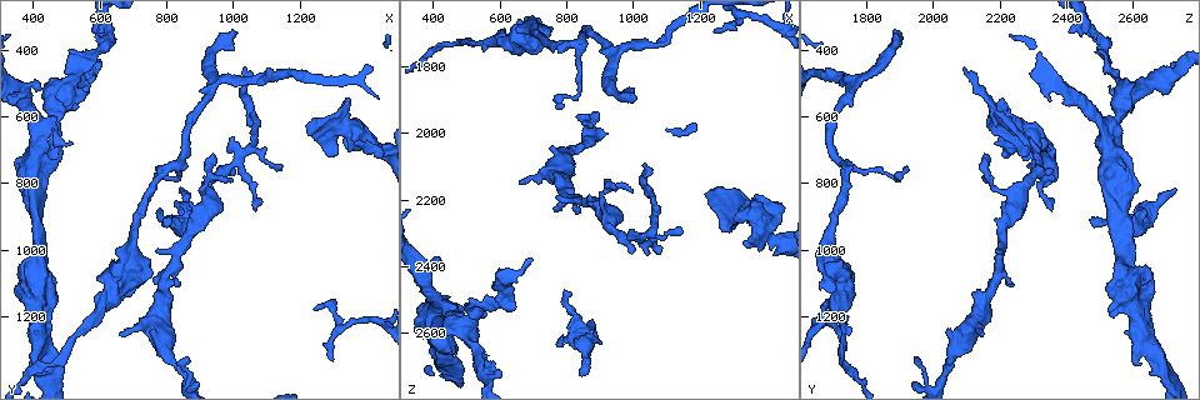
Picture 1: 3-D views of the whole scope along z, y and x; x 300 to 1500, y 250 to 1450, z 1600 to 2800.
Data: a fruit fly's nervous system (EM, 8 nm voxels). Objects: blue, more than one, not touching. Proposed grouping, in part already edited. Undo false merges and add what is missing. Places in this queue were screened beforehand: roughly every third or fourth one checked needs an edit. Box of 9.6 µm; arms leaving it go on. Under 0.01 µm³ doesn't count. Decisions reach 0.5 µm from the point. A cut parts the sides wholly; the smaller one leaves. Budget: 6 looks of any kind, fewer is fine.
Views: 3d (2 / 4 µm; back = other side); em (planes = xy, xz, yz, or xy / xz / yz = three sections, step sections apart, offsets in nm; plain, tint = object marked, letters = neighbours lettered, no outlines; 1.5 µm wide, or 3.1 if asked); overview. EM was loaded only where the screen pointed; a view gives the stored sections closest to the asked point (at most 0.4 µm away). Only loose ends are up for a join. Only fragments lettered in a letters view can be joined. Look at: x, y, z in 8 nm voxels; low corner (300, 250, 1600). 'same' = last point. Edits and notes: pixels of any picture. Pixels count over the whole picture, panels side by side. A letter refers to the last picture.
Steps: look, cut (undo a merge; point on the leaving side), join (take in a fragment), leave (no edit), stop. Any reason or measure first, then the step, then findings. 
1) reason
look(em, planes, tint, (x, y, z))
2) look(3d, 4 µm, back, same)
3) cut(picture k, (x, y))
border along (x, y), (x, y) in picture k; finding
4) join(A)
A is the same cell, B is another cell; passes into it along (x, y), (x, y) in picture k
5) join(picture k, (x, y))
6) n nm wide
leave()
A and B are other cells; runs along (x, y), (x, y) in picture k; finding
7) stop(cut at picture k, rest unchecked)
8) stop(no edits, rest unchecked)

branch stops here
look(em, xy, step 4, tint, (1010, 340, 1900))

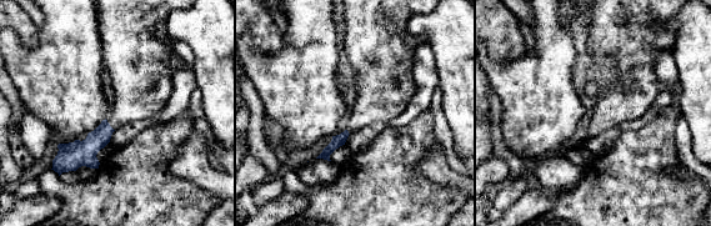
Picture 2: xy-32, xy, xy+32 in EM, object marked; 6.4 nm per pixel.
look(em, planes, letters, same)

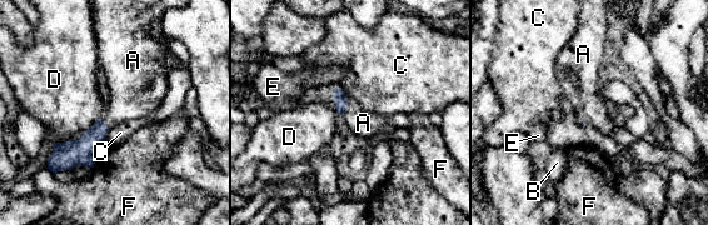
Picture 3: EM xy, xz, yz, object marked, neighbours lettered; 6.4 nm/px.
join(A)
A is the same cell, B, C, D, E and F are other cells; passes into it along (79, 151), (104, 124), (130, 95) in picture 3; the neuron continues

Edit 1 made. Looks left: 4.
look(overview)

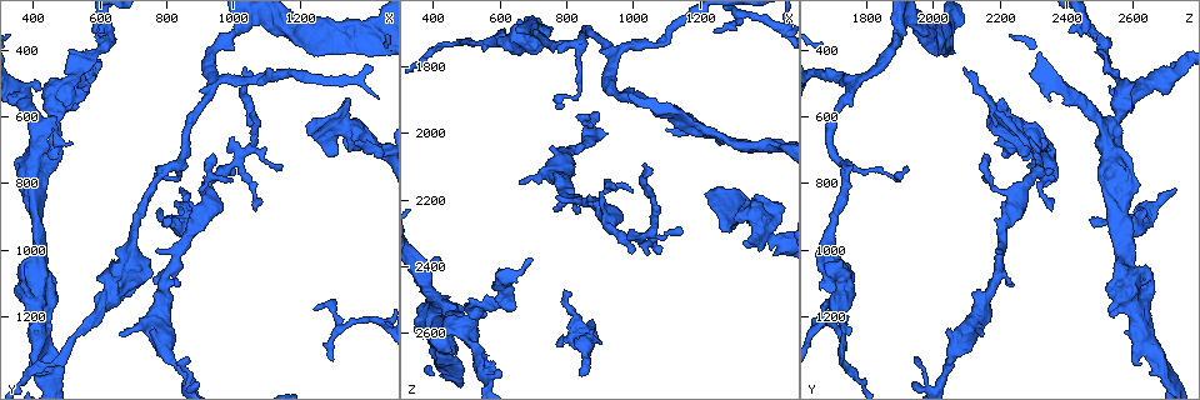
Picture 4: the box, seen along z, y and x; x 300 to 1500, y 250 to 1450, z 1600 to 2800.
an open end
look(3d, 2 µm, back, (1040, 460, 2090))

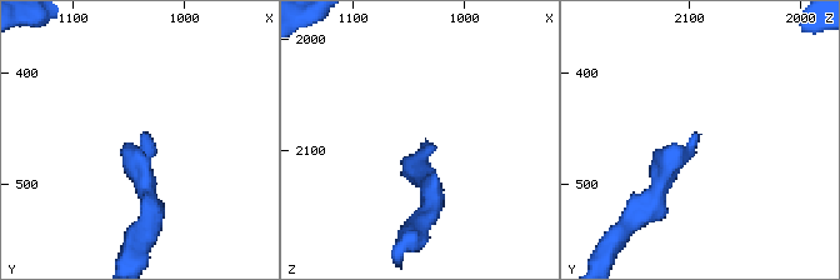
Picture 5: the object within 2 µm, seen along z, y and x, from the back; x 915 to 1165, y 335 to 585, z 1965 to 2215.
need the tissue
look(em, xy, step 4, plain, (1036, 460, 2088))

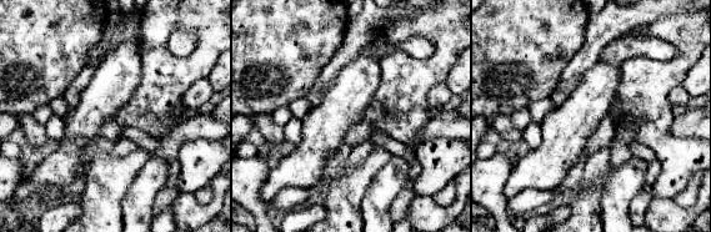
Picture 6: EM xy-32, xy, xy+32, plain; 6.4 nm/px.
look(em, xy, step 4, letters, same)

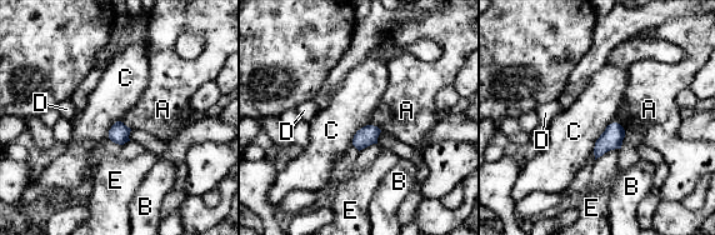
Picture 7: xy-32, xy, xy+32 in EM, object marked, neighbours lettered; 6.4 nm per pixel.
C touches over 240 nm
leave()
A, B, C, D and E are other cells; border along (625, 130), (620, 149) in picture 7; no lettered fragment goes on from it

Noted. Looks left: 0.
stop(join at picture 3, rest unchecked)

